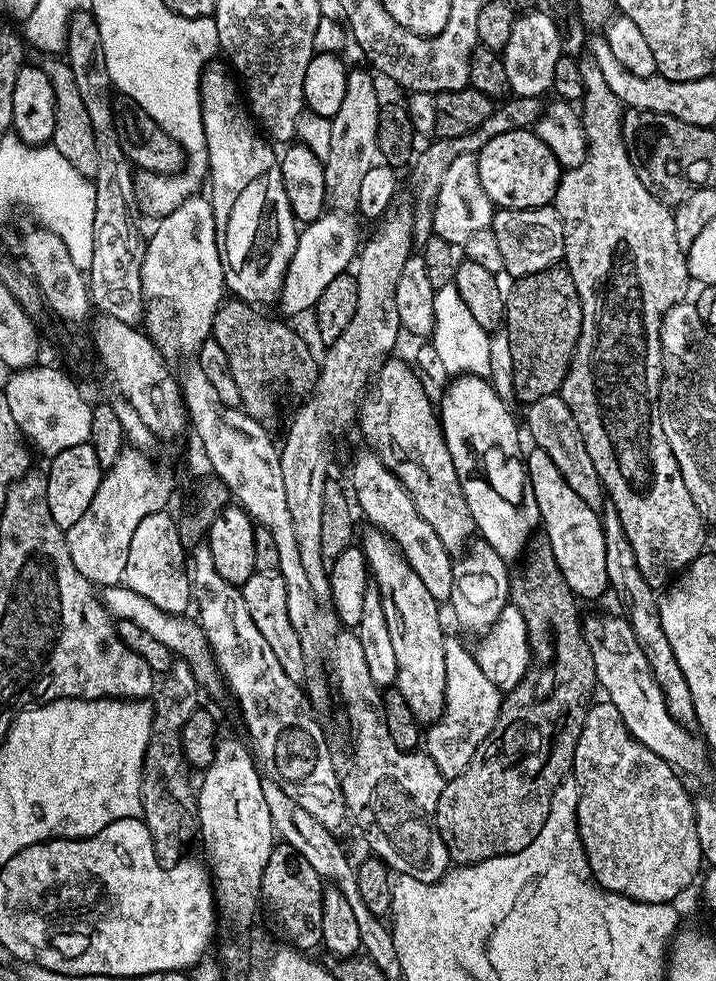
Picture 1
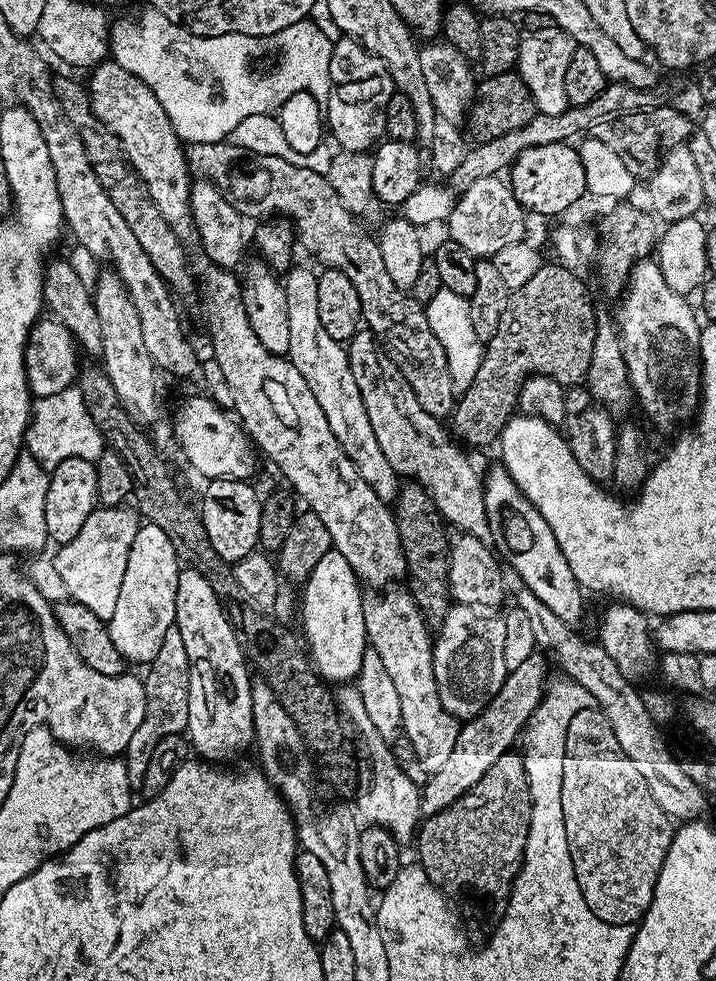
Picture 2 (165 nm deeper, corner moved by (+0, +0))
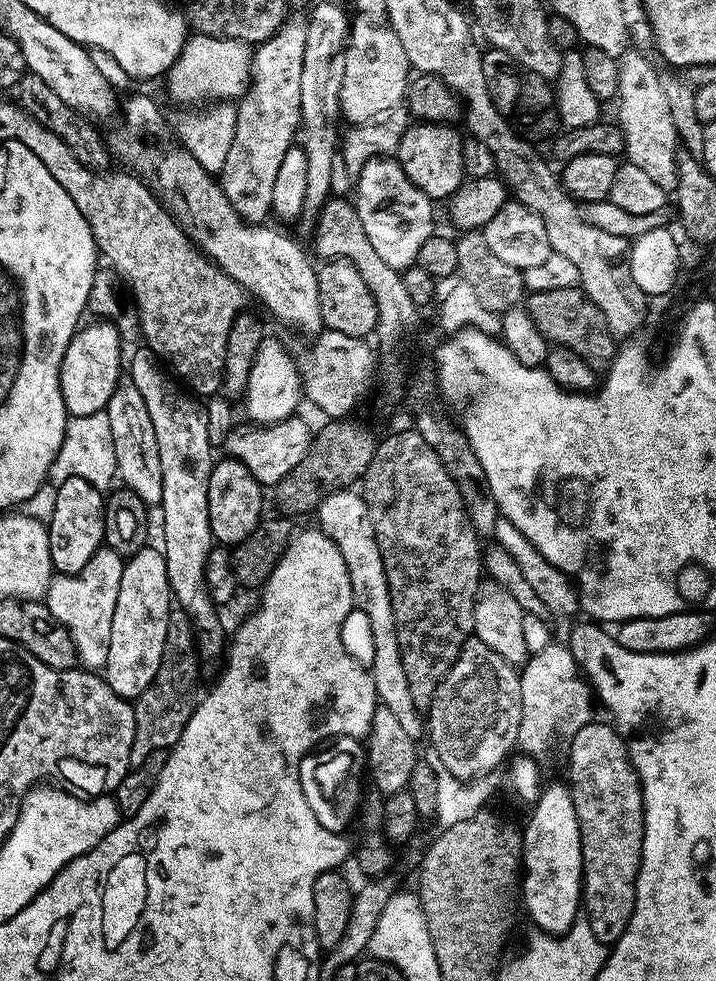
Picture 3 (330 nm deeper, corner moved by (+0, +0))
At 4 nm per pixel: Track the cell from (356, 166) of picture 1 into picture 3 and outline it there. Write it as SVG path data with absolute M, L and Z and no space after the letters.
M356 18L348 30L348 43L344 49L346 66L342 74L340 115L349 125L370 122L374 114L382 114L405 99L410 83L410 65L398 34L391 26L371 18Z

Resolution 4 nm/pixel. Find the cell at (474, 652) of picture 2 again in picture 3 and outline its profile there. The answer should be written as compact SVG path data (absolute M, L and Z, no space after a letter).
M469 638L462 646L462 650L454 662L454 666L438 686L435 696L432 698L432 706L426 712L426 736L427 739L432 739L432 744L430 744L431 751L438 754L438 758L442 760L446 769L450 770L450 774L454 778L465 782L479 781L481 778L487 777L487 772L494 771L500 763L503 762L504 764L513 755L514 749L517 747L519 722L522 719L522 686L520 685L520 675L521 673L513 665L506 662L506 658L502 658L502 654L494 654L494 650L490 650L490 646L486 646L486 642Z

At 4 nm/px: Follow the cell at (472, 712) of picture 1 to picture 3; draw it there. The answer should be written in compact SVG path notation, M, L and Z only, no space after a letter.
M348 486L341 488L344 488L341 492L329 491L321 499L314 516L320 519L318 521L320 531L330 537L334 546L338 546L338 554L342 554L342 562L346 562L346 570L350 574L352 603L358 612L368 619L368 632L372 635L370 671L372 681L376 683L376 699L382 707L393 712L395 720L402 725L402 730L406 730L406 734L410 734L412 740L419 741L425 735L426 720L421 709L414 706L414 698L410 698L410 686L402 670L402 658L396 641L394 610L390 602L386 570L382 554L378 550L374 526L370 522L370 514L363 495L359 491L351 492Z

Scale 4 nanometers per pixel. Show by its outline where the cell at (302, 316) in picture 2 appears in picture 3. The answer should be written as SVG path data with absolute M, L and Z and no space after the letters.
M132 96L128 101L123 101L124 124L113 130L112 136L107 137L108 147L117 161L121 160L123 167L128 170L135 169L141 177L146 178L157 197L165 208L170 211L172 218L183 228L189 240L198 245L200 252L211 260L222 272L229 275L234 282L241 285L244 291L256 295L278 319L284 324L293 324L304 332L316 334L324 328L322 310L318 302L317 269L312 268L310 261L304 257L304 252L284 232L276 228L268 228L267 223L247 224L241 216L230 206L226 194L220 188L217 177L201 166L189 152L179 147L168 148L163 152L160 148L148 148L140 136L156 136L160 132L160 108L148 96Z

